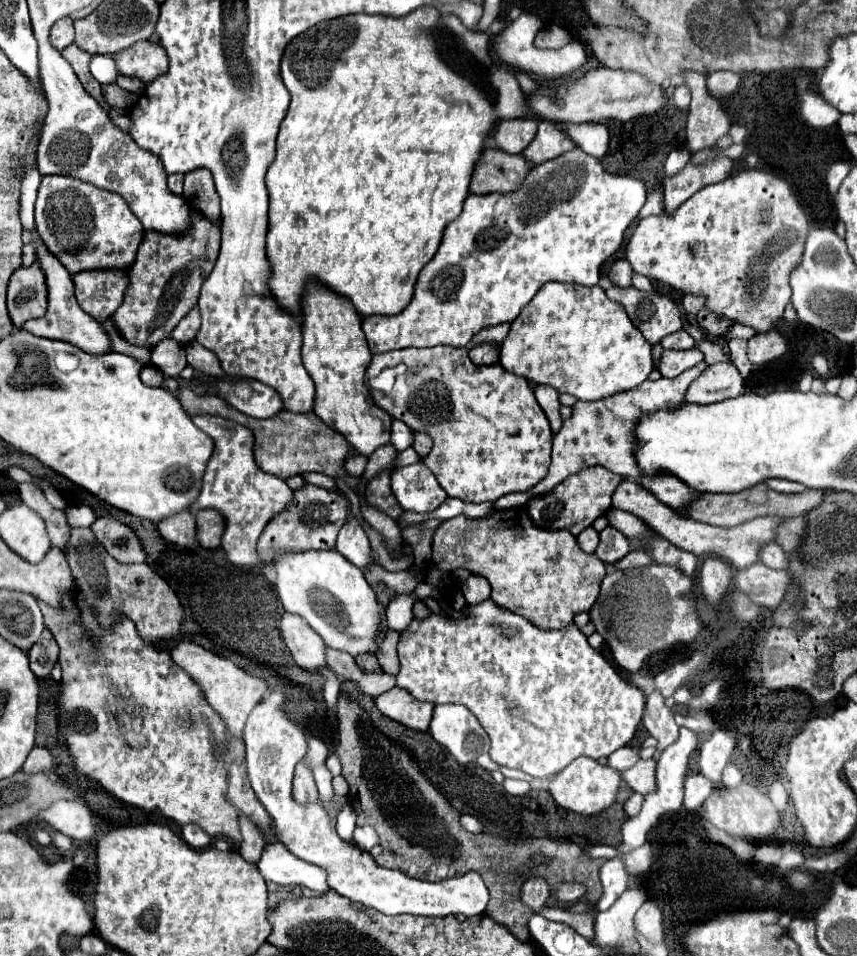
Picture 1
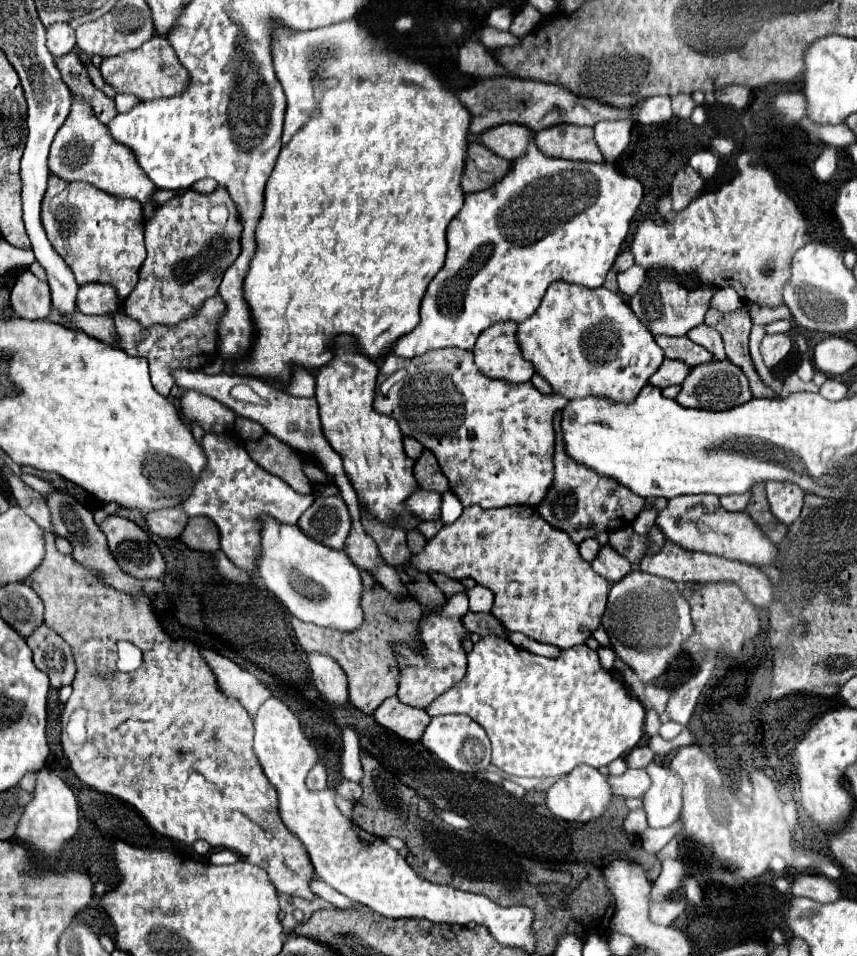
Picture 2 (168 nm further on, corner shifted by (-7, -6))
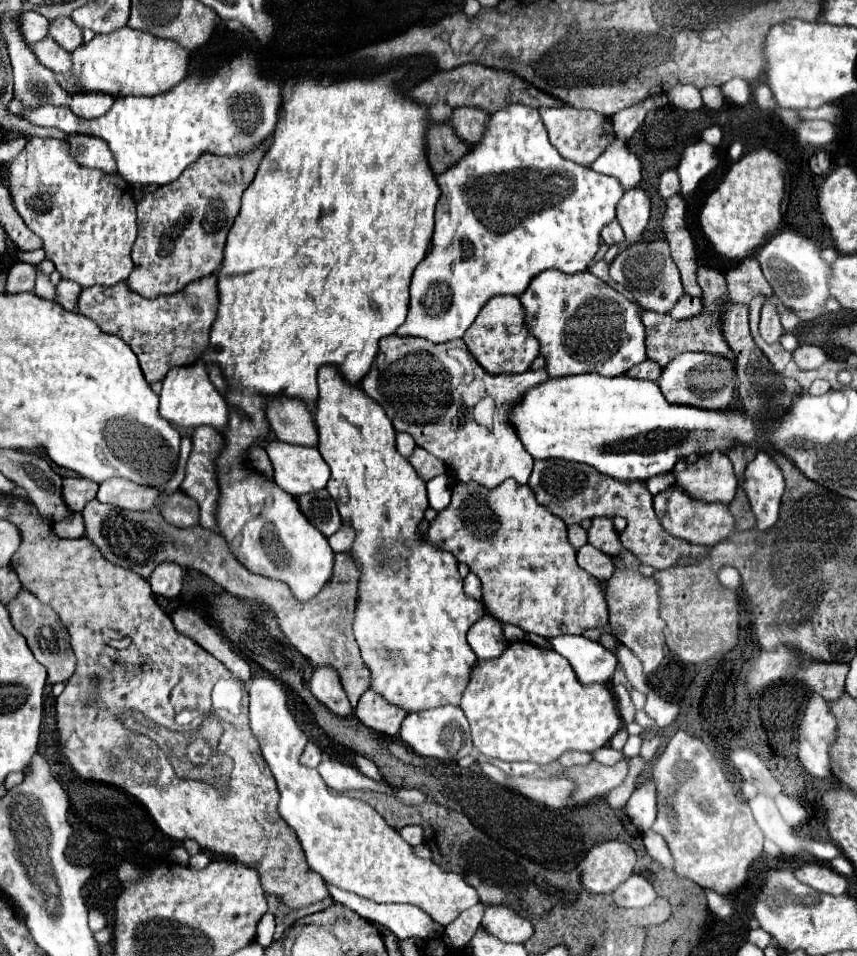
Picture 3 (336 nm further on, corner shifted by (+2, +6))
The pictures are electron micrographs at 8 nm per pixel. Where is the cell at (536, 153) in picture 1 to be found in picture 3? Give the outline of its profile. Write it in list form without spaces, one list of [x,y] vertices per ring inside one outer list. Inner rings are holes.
[[[539,108],[543,124],[549,134],[549,142],[559,150],[559,154],[571,162],[589,166],[603,154],[605,146],[613,140],[613,124],[609,118],[593,112],[593,110],[579,110],[579,108]]]

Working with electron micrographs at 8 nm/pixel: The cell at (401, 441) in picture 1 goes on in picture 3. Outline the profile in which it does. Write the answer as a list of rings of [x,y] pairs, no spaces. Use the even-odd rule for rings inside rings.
[[[399,432],[397,434],[397,450],[399,450],[399,454],[405,456],[405,458],[409,458],[413,454],[413,448],[415,448],[415,440],[409,434]]]

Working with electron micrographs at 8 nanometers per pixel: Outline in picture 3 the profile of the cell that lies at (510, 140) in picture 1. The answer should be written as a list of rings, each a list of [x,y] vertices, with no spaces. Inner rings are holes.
[[[457,108],[451,116],[451,126],[459,134],[459,138],[469,144],[479,144],[487,124],[489,124],[489,114],[477,108]]]

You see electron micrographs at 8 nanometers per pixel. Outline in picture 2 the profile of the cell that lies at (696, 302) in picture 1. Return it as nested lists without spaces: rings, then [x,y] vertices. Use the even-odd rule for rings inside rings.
[[[728,286],[728,288],[718,288],[718,292],[714,294],[710,306],[716,308],[716,310],[720,310],[720,312],[734,312],[734,310],[742,308],[744,302],[740,300],[738,292]]]

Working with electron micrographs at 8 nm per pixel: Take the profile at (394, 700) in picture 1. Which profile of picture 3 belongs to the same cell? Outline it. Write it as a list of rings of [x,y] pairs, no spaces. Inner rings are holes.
[[[367,690],[359,698],[355,716],[359,716],[359,720],[365,726],[369,726],[377,732],[397,736],[407,712],[403,712],[403,708],[395,708],[395,704],[387,704],[387,700],[383,700],[383,696],[379,696],[377,692]]]

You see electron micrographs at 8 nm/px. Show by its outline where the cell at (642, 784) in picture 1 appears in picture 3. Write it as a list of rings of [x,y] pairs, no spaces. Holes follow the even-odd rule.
[[[623,758],[613,766],[589,762],[585,766],[559,770],[557,774],[567,774],[577,782],[577,790],[571,796],[571,804],[583,804],[591,798],[601,798],[609,794],[613,788],[621,786],[627,778],[627,772],[629,772],[629,762],[627,758]]]

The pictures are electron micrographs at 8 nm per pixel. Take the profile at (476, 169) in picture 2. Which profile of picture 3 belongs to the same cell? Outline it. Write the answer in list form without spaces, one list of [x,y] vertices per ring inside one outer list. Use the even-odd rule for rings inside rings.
[[[431,124],[427,132],[427,154],[429,154],[429,164],[437,176],[455,166],[469,150],[471,146],[455,134],[453,126]]]

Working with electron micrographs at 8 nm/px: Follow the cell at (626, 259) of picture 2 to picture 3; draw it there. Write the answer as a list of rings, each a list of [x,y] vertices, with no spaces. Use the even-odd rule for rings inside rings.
[[[613,220],[611,224],[607,224],[607,228],[603,228],[603,232],[601,232],[601,238],[603,238],[603,242],[607,246],[613,246],[613,244],[623,242],[623,230],[621,230],[619,222]]]

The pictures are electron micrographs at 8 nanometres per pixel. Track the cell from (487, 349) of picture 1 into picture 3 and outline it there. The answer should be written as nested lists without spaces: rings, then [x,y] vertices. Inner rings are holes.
[[[495,296],[491,298],[471,328],[467,328],[463,336],[473,358],[489,372],[489,374],[515,374],[527,372],[533,358],[539,354],[539,342],[527,332],[523,324],[523,308],[519,298],[515,296]]]

